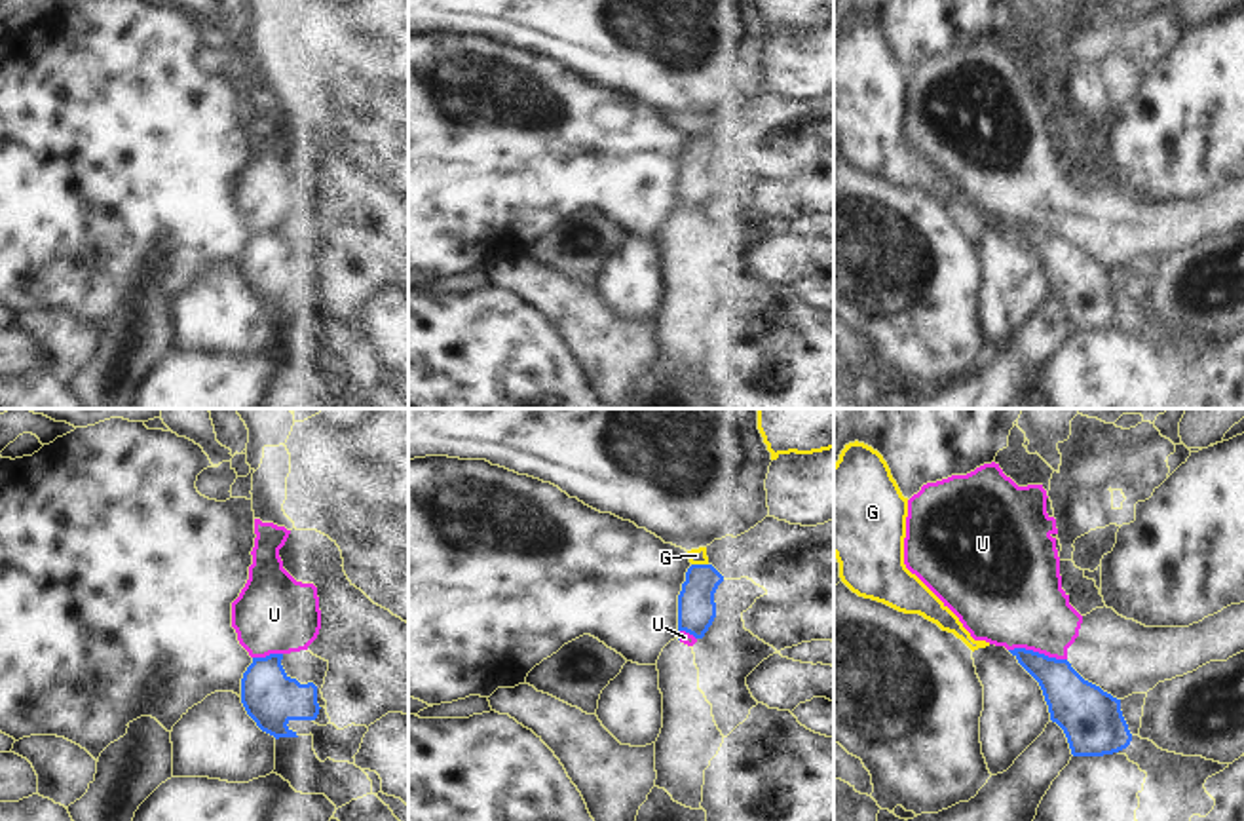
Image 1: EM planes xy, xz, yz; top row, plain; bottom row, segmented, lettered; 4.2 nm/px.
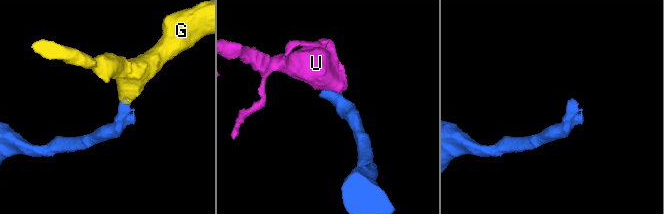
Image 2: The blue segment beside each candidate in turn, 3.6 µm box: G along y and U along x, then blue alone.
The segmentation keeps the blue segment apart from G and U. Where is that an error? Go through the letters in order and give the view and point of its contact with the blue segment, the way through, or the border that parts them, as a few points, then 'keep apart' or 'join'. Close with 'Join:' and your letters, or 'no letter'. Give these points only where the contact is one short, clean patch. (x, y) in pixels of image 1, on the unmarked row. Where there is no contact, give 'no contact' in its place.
G: xz (699, 139) | across xz (696, 177), (699, 139), (696, 130) | join
U: yz (1037, 227) | along yz (1009, 223), (1032, 223), (1066, 234) | keep apart
Join: G

